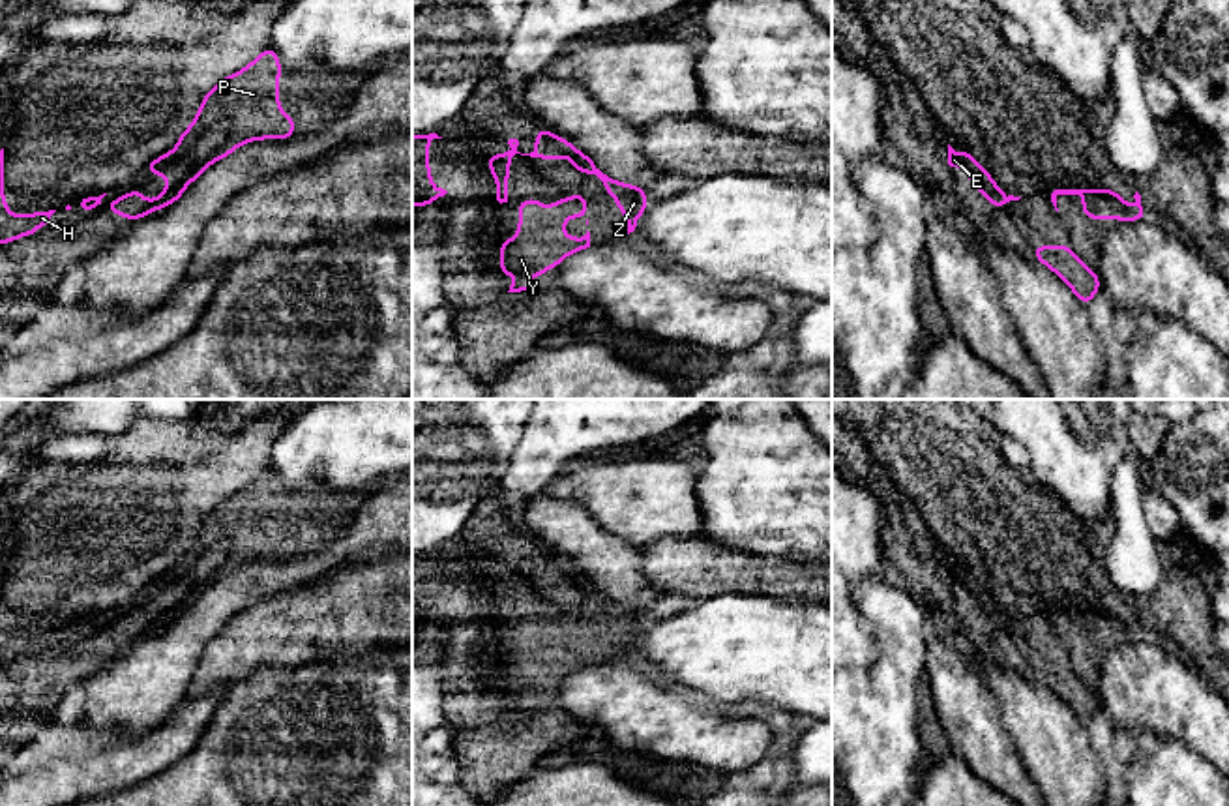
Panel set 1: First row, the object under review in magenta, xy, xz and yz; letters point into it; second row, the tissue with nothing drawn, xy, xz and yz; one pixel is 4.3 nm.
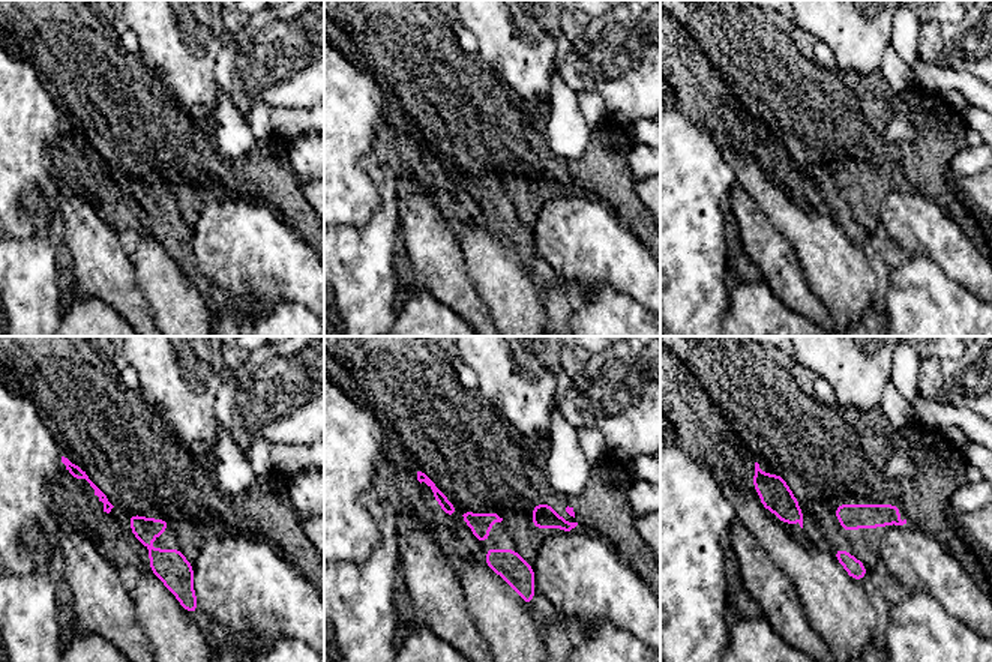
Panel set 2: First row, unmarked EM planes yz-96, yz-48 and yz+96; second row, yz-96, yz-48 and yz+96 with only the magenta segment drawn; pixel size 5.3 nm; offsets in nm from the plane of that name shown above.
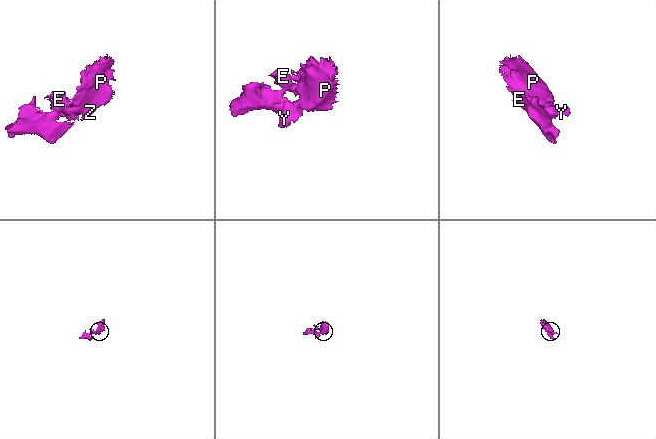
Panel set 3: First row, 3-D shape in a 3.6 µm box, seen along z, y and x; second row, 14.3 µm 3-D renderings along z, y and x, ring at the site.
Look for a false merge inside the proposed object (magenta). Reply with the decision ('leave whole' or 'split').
leave whole

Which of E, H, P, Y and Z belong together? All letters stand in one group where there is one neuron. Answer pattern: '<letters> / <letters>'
E H P Y Z

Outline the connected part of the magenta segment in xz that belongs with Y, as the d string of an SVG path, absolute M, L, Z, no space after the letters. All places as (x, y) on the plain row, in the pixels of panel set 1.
M586 615L555 620L547 630L540 619L519 620L519 650L513 660L500 662L500 694L521 695L525 701L511 701L508 712L530 710L538 705L526 697L541 697L543 690L555 690L558 682L581 669L590 667L590 652L579 660L564 654L566 637L586 639Z

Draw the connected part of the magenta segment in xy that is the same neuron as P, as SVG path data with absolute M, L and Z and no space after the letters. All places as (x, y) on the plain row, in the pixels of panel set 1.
M272 465L264 469L245 489L225 497L206 512L195 542L180 555L176 568L144 587L146 594L169 598L167 609L142 622L144 611L103 624L99 617L81 617L75 622L81 632L96 626L107 628L120 637L141 639L146 634L170 626L182 617L185 605L214 581L227 577L240 564L257 559L294 557L294 536L279 530L281 480Z

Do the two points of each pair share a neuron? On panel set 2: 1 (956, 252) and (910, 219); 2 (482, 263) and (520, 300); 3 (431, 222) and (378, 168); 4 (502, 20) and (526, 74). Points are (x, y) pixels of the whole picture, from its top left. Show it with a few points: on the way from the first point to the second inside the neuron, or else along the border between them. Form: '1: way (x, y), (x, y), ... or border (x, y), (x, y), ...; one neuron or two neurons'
1: way (944, 242), (922, 227); one neuron
2: way (491, 272), (511, 291); one neuron
3: border (399, 195), (396, 201), (398, 222); two neurons
4: way (508, 33), (508, 38), (523, 53), (523, 60); one neuron

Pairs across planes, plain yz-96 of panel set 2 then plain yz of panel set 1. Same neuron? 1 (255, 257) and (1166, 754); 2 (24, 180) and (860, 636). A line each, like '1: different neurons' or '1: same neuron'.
1: different neurons
2: same neuron

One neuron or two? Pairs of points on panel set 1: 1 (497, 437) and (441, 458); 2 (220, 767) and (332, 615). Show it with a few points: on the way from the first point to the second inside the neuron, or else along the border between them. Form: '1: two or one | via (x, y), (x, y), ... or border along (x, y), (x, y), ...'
1: one | via (484, 437), (461, 437), (454, 445)
2: two | border along (338, 655), (251, 675)

